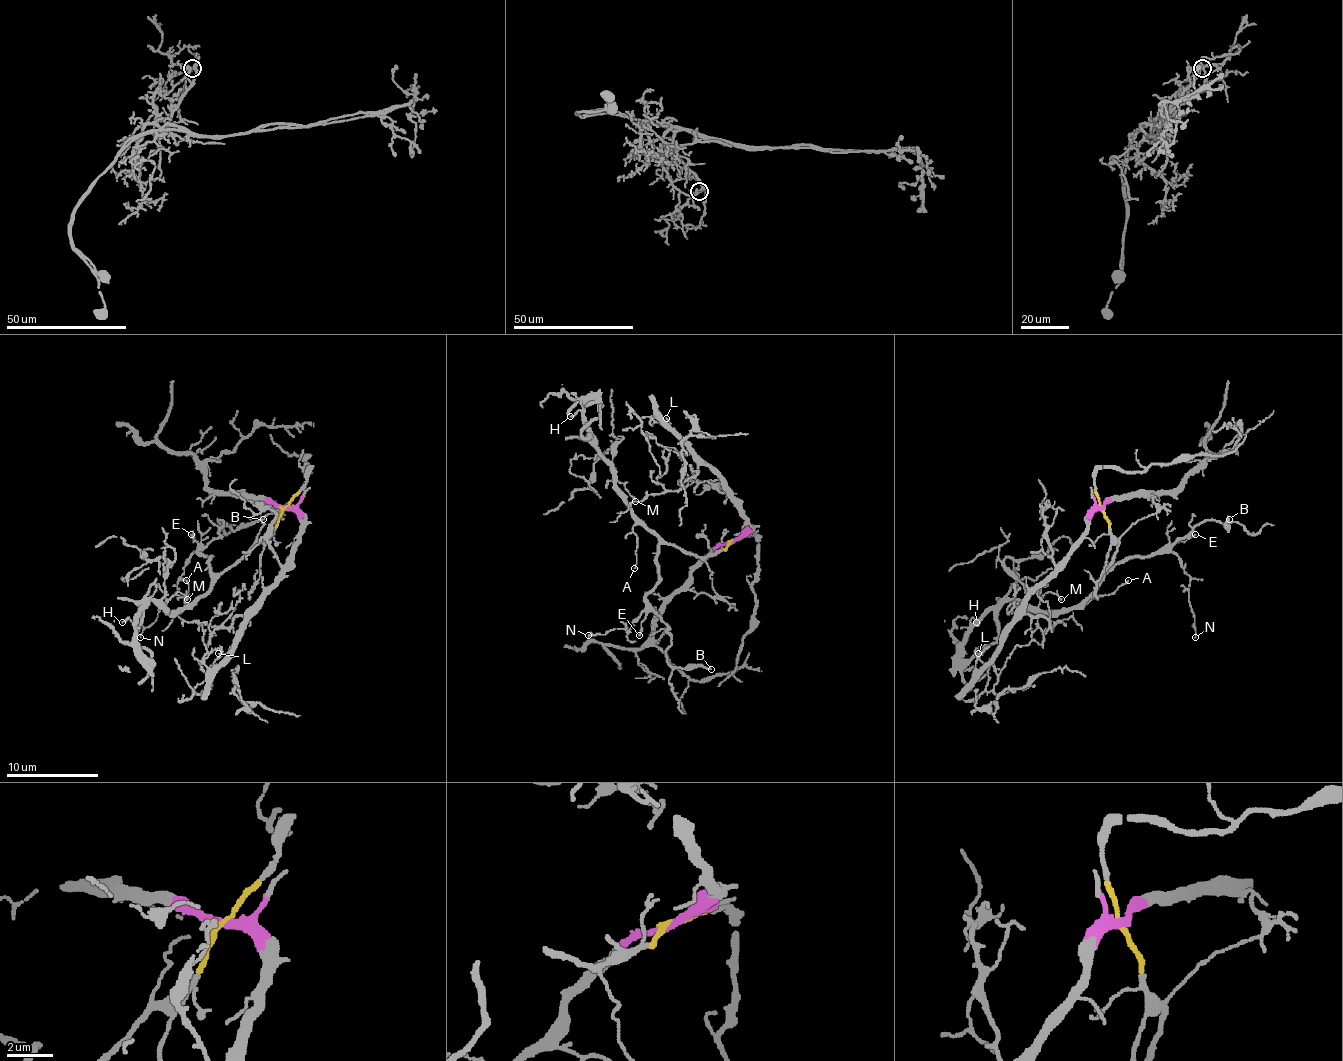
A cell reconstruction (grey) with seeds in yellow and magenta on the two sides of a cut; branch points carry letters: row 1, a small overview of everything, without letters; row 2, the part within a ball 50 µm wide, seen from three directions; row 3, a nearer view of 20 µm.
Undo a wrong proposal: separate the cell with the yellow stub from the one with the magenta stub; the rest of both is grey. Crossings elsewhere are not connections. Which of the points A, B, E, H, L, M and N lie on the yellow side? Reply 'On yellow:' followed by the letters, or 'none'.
On yellow: A, B, E, H, M, N

